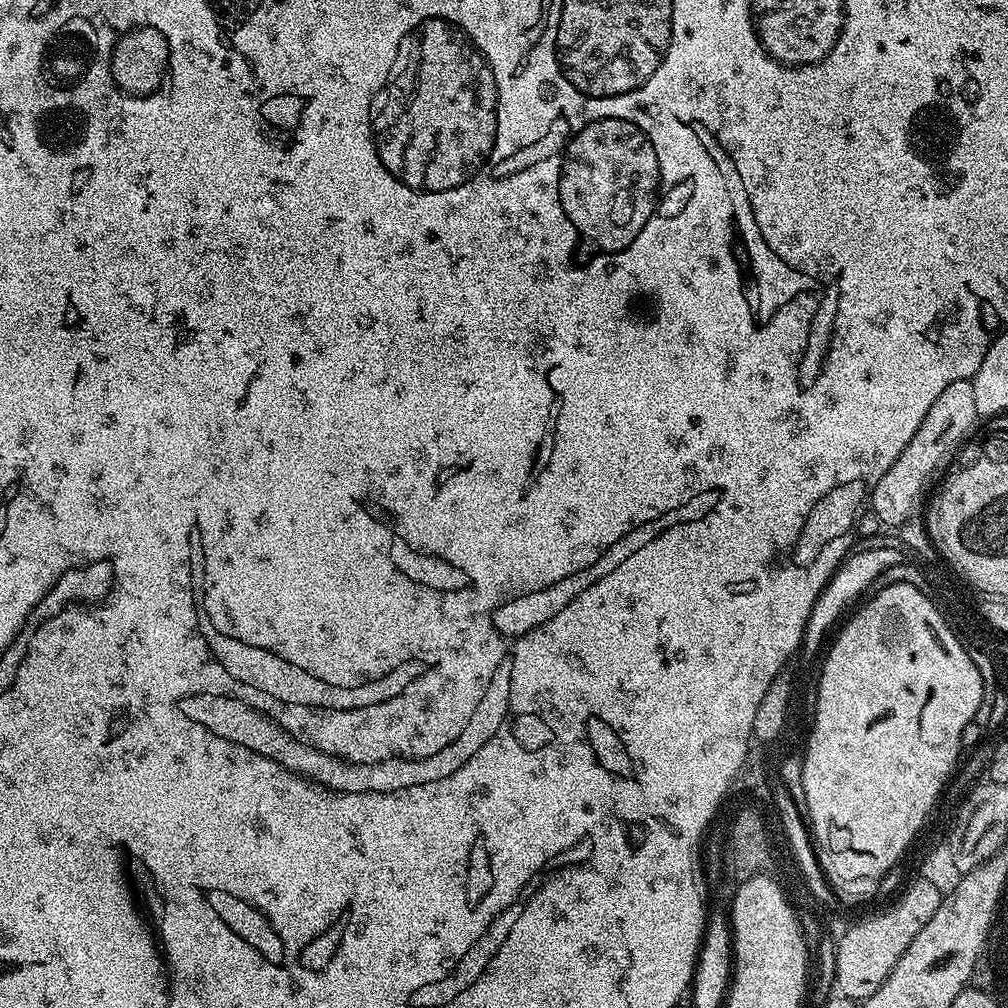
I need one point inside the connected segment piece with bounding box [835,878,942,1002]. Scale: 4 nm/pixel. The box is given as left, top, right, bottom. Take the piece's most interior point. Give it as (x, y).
(866, 953)

